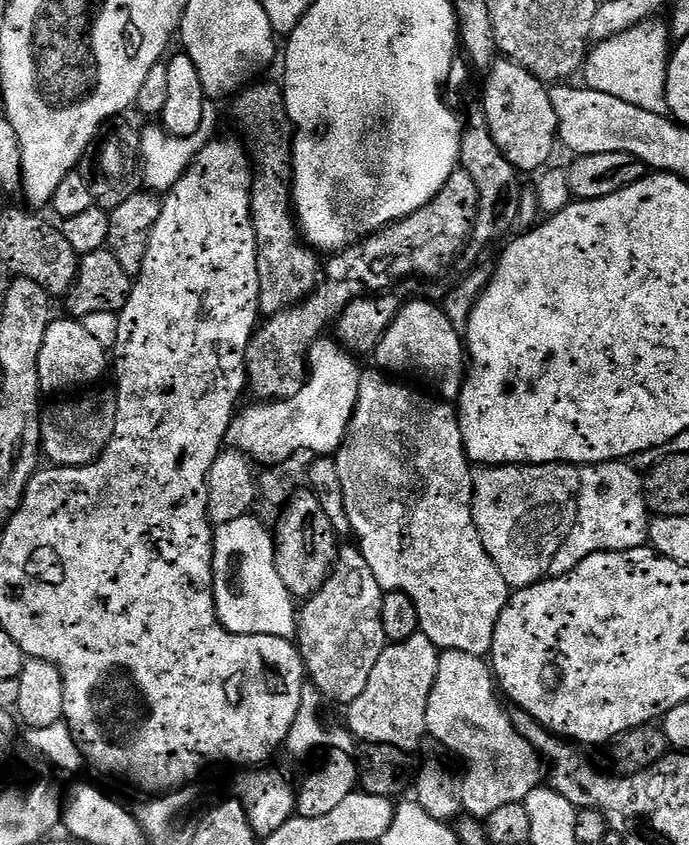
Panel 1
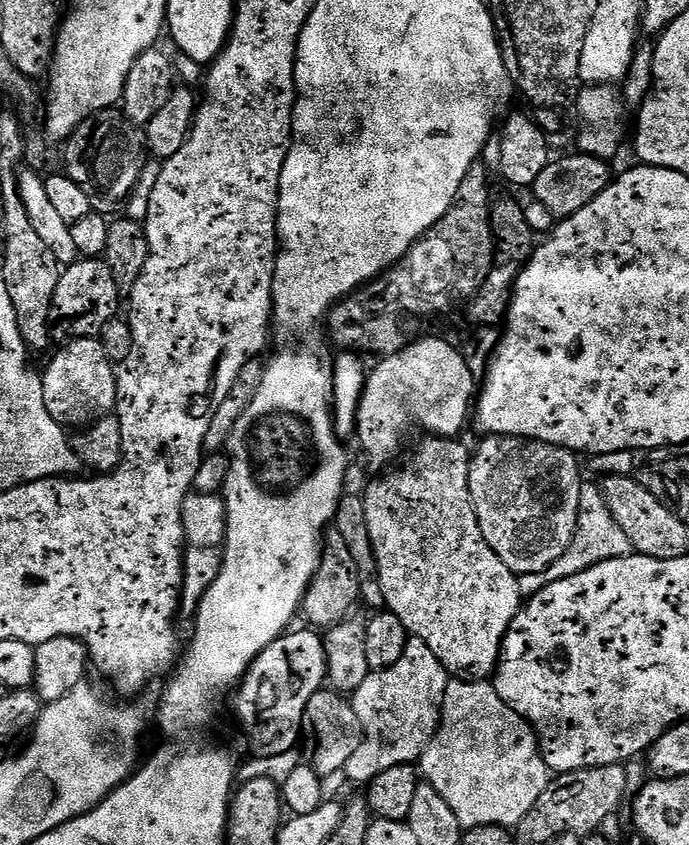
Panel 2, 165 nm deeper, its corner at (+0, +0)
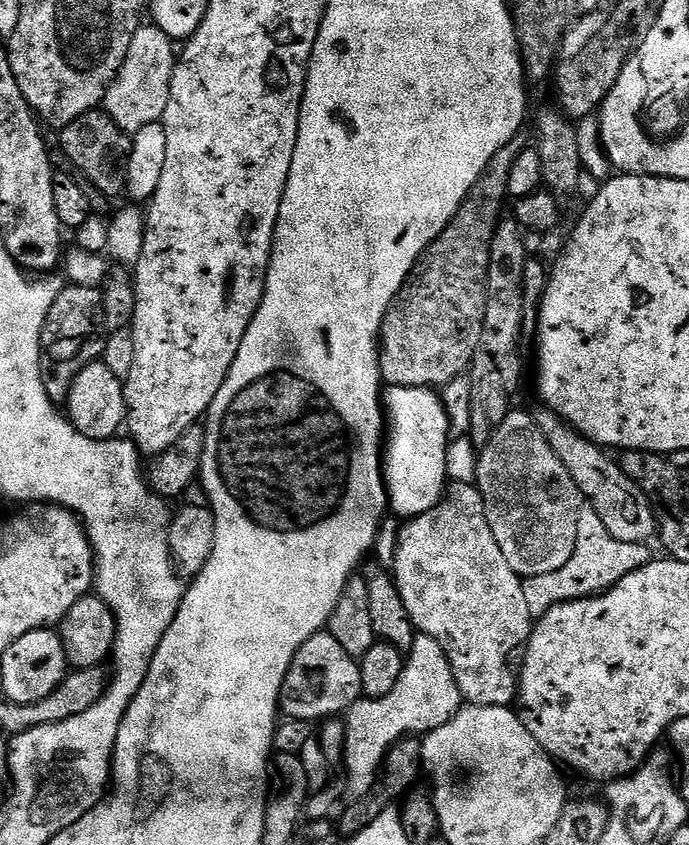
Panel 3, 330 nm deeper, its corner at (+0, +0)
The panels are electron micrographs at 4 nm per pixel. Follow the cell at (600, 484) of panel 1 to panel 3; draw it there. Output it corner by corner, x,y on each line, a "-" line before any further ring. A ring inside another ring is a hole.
581,507
578,514
578,542
574,542
574,554
570,554
570,562
566,562
562,570
554,570
554,574
529,576
524,580
526,610
530,610
534,618
539,618
562,602
600,595
607,588
622,582
626,574
634,574
634,570
650,563
648,547
647,543
618,542
618,538
606,530
602,518
598,518
593,508

